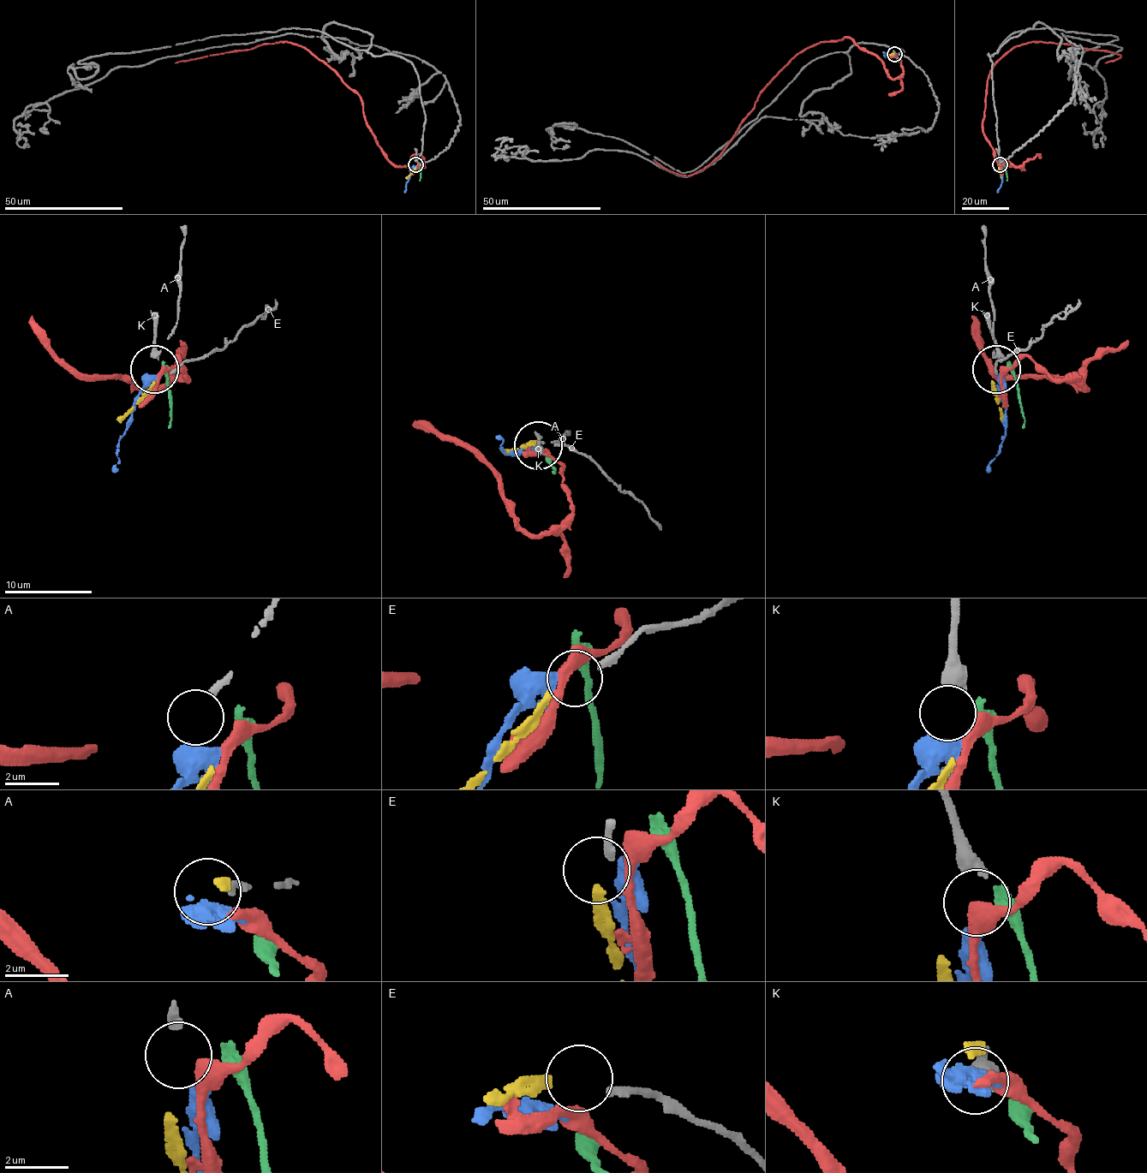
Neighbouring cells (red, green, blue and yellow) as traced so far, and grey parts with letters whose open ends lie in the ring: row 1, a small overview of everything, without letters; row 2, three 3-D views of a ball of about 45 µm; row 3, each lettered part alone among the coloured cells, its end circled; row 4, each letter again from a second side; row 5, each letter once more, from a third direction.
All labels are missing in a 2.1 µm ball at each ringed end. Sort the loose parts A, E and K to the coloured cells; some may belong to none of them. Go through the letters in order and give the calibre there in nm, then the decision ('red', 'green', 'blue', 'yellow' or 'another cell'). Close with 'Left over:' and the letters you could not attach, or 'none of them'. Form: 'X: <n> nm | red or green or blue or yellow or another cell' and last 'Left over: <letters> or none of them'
A: 280 nm | another cell
E: 240 nm | yellow
K: 460 nm | another cell
Left over: A, K

